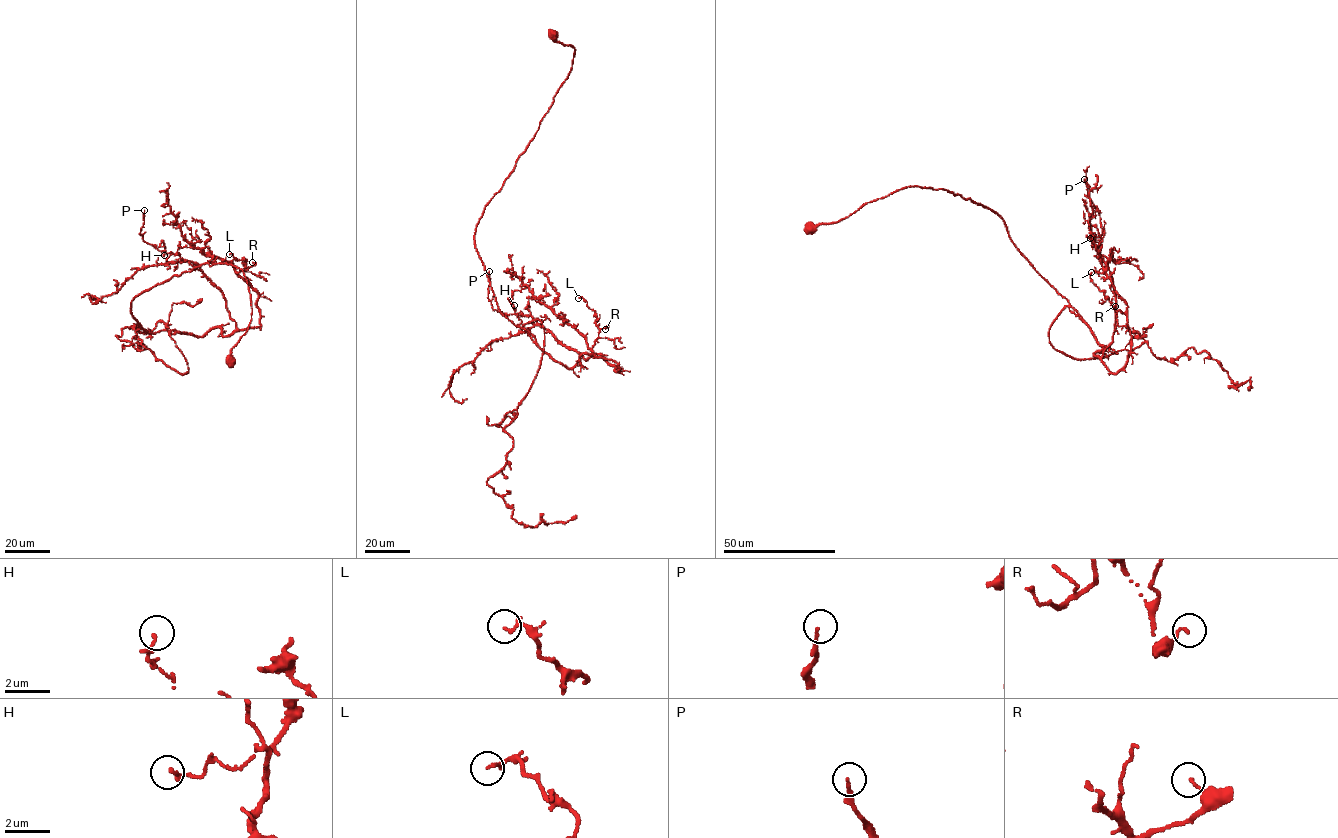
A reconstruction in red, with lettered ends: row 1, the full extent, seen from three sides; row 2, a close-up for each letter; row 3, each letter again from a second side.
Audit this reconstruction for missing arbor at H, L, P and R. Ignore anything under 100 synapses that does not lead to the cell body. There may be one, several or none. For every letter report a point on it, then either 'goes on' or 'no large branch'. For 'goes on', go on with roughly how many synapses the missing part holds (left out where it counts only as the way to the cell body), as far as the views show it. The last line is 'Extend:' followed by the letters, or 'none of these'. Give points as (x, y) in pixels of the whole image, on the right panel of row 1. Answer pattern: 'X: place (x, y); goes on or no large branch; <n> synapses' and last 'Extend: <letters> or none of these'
H: place (1090, 238); no large branch
L: place (1091, 272); no large branch
P: place (1084, 179); no large branch
R: place (1115, 306); no large branch
Extend: none of these

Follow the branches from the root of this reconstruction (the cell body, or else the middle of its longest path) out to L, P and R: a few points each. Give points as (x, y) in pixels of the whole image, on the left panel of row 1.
L: (230, 363), (252, 313), (239, 267), (173, 276), (131, 313), (148, 332), (258, 327), (245, 259), (229, 254)
P: (230, 363), (252, 313), (236, 266), (173, 276), (132, 316), (237, 329), (200, 265), (143, 240), (144, 210)
R: (230, 363), (252, 313), (239, 267), (131, 302), (148, 332), (258, 327), (236, 273), (252, 262)

